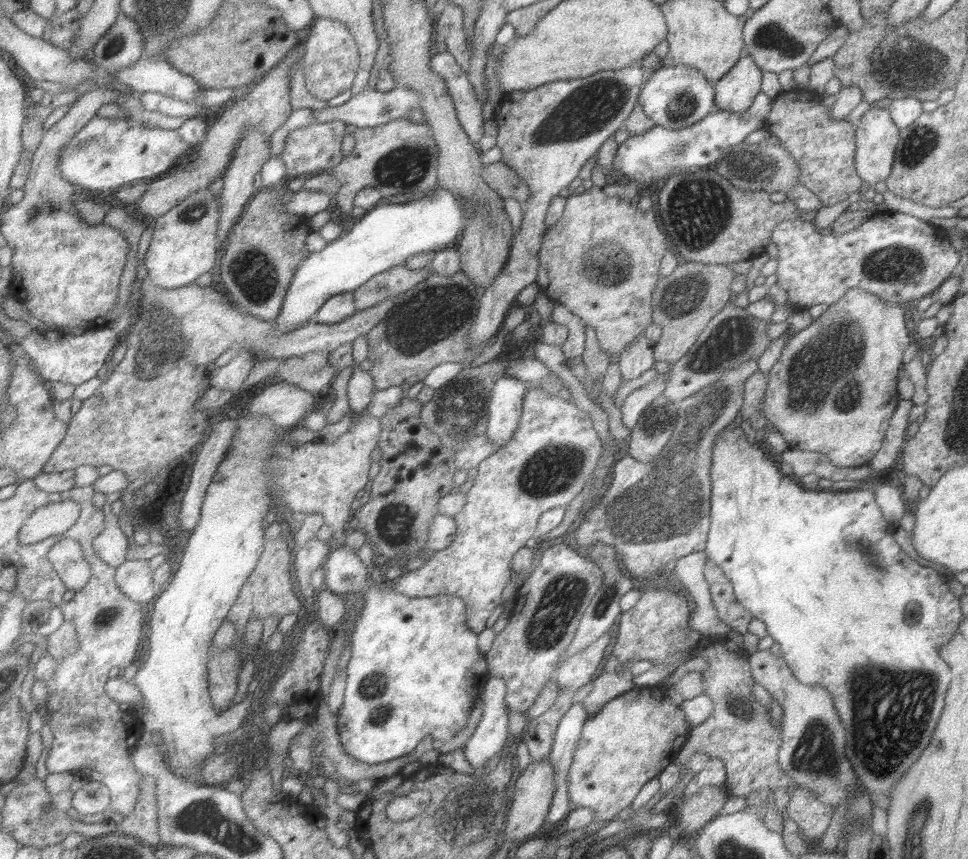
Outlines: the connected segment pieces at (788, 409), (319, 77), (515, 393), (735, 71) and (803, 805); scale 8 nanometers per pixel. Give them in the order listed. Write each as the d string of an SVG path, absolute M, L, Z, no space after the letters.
M849 290L805 330L789 336L777 364L765 374L767 388L761 402L761 412L783 434L789 450L823 454L837 468L859 468L871 462L881 450L889 420L899 404L897 374L903 364L901 356L915 342L909 338L903 318L903 304L889 306L869 292Z
M317 18L309 32L303 36L303 46L307 50L305 66L307 66L307 84L313 96L319 100L331 100L345 90L355 86L355 80L361 70L361 46L355 40L355 34L349 30L347 24L331 20L331 18Z
M505 376L497 382L497 386L493 386L491 422L487 436L497 446L497 450L505 450L517 436L525 416L525 398L527 384L521 380Z
M741 56L737 64L715 82L715 110L733 116L745 114L761 92L763 72L751 56Z
M797 786L797 790L787 802L785 816L799 828L801 836L813 842L821 838L829 828L829 822L833 818L833 808L821 804L817 796L807 788Z

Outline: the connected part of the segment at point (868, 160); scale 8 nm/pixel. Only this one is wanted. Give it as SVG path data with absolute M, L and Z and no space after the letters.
M871 104L871 108L855 124L855 146L857 146L855 148L855 168L857 168L859 182L867 182L871 186L875 186L877 182L885 182L885 178L893 170L897 142L899 142L899 128L895 126L895 122L891 122L889 110L883 110Z

